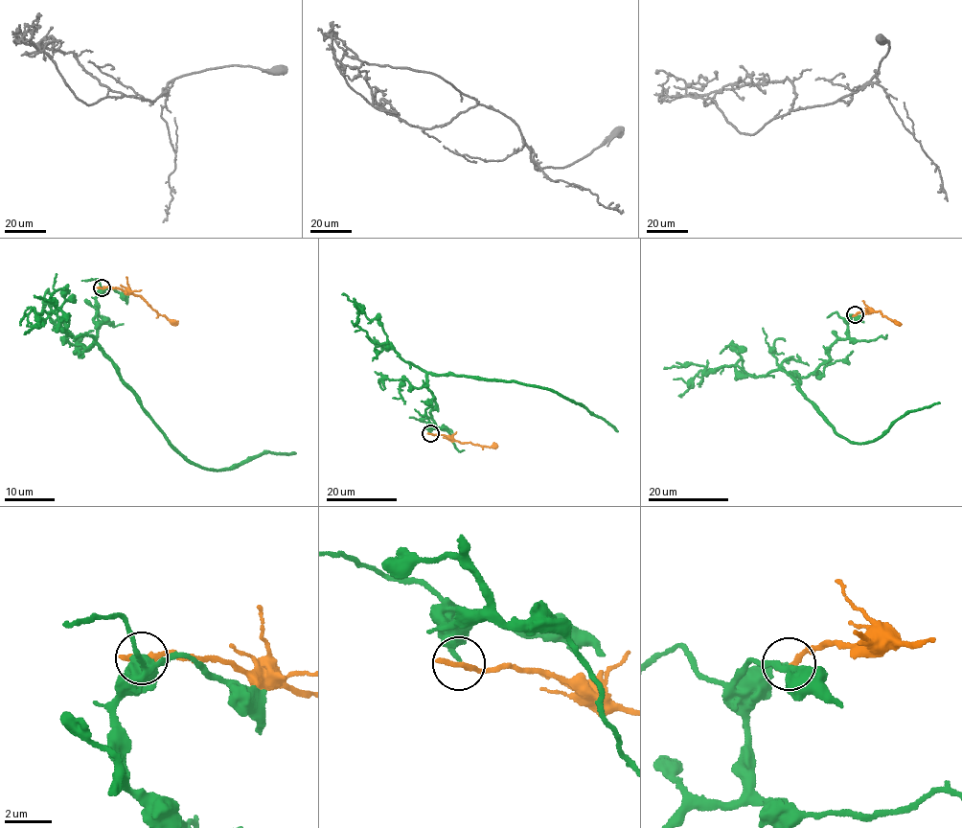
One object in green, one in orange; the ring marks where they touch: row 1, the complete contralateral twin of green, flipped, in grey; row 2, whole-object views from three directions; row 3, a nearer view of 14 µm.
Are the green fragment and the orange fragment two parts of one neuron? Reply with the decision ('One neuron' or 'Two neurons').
Two neurons

